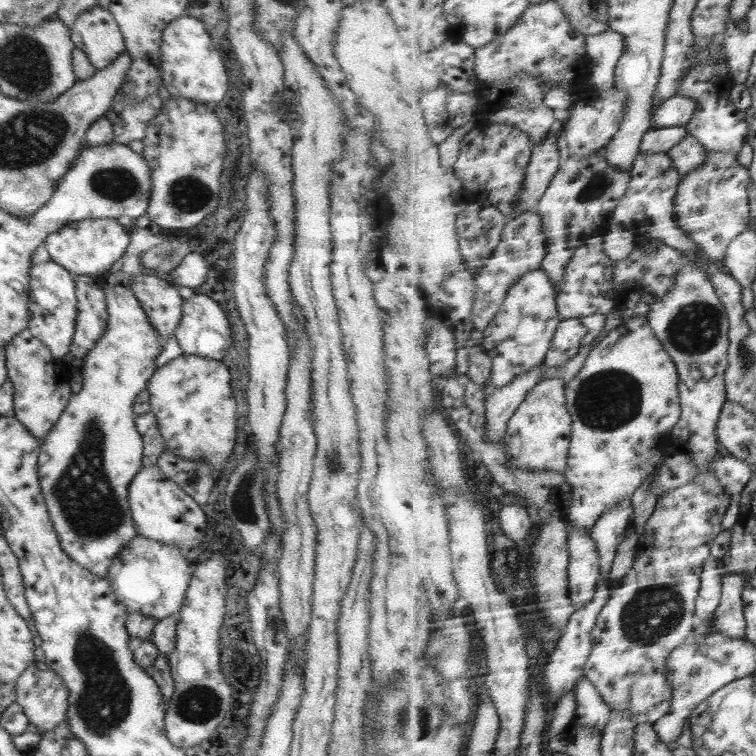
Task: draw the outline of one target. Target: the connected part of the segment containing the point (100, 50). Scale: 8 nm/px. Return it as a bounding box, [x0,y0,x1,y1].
[70,5,125,70]

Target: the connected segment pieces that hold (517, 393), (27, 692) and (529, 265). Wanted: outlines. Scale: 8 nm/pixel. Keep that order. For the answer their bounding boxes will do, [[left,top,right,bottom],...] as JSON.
[[487,364,547,440],[15,661,69,735],[474,209,550,333]]

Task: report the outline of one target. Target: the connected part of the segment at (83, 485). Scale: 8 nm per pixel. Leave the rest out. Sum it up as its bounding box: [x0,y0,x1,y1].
[37,270,164,579]

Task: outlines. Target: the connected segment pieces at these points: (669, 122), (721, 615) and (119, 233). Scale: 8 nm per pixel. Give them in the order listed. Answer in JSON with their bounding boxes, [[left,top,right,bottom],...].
[[653,95,699,127],[717,573,747,638],[44,218,130,276]]

